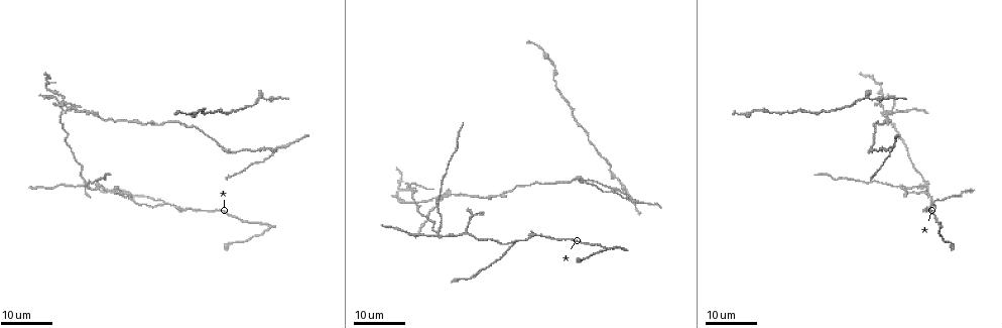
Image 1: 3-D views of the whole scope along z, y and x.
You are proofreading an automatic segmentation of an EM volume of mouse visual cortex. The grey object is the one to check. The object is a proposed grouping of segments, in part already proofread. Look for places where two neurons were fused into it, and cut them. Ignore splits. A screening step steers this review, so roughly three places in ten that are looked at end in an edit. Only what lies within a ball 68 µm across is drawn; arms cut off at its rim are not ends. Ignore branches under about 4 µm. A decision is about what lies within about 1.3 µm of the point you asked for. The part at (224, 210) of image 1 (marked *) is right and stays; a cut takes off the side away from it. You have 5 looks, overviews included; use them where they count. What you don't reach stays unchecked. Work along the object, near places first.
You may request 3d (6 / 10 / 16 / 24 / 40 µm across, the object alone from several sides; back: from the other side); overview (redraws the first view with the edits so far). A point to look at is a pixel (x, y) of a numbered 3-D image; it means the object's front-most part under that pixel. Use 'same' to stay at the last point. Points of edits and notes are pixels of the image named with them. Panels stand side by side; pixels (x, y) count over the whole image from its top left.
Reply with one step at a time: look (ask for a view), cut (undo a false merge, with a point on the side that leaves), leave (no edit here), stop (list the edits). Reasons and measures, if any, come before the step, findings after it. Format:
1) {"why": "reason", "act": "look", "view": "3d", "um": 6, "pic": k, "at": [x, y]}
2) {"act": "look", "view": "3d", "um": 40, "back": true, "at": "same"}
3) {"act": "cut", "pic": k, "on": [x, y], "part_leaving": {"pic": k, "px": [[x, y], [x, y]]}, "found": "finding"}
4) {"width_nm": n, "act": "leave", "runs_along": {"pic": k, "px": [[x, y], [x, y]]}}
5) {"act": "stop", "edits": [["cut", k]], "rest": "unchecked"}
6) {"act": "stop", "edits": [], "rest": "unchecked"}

{"why": "branch point", "act": "look", "view": "3d", "um": 24, "pic": 1, "at": [514, 242]}

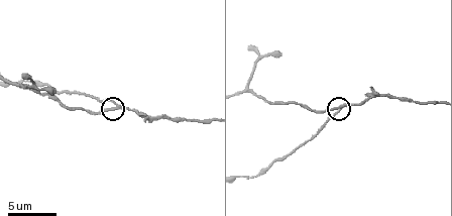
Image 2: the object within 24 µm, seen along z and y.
{"act": "look", "view": "3d", "um": 6, "pic": 2, "at": [341, 106]}

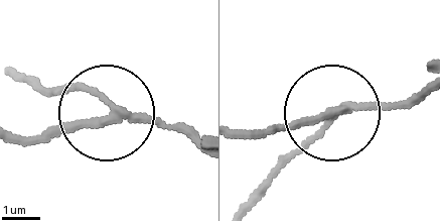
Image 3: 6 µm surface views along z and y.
{"arms": 3, "act": "cut", "pic": 3, "on": [82, 89], "found": "a second neuron is stuck on"}

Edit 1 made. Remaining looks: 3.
{"why": "three arms meet", "act": "look", "view": "3d", "um": 6, "pic": 2, "at": [21, 84]}

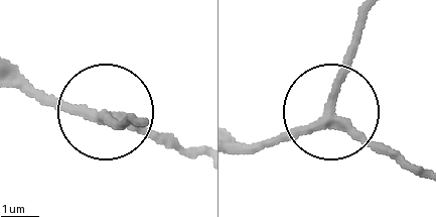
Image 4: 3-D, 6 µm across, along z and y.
{"act": "leave", "runs_along": {"pic": 4, "px": [[423, 170], [366, 143], [330, 111], [356, 15]]}, "found": "one neuron here"}

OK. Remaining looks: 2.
{"why": "looks like a crossing", "act": "look", "view": "3d", "um": 24, "pic": 1, "at": [437, 233]}

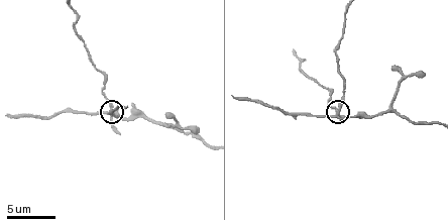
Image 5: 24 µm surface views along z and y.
{"act": "look", "view": "3d", "um": 6, "pic": 5, "at": [339, 108]}

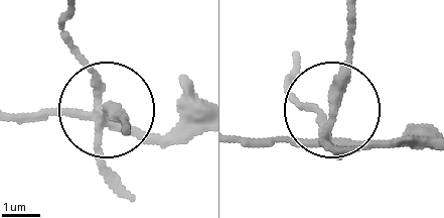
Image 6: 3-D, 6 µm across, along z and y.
{"act": "cut", "pic": 6, "on": [335, 81], "part_leaving": {"pic": 6, "px": [[98, 113], [94, 69], [62, 20]]}, "found": "two neurons meet here"}

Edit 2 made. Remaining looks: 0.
{"act": "stop", "edits": [["cut", 3], ["cut", 6]], "rest": "unchecked"}

